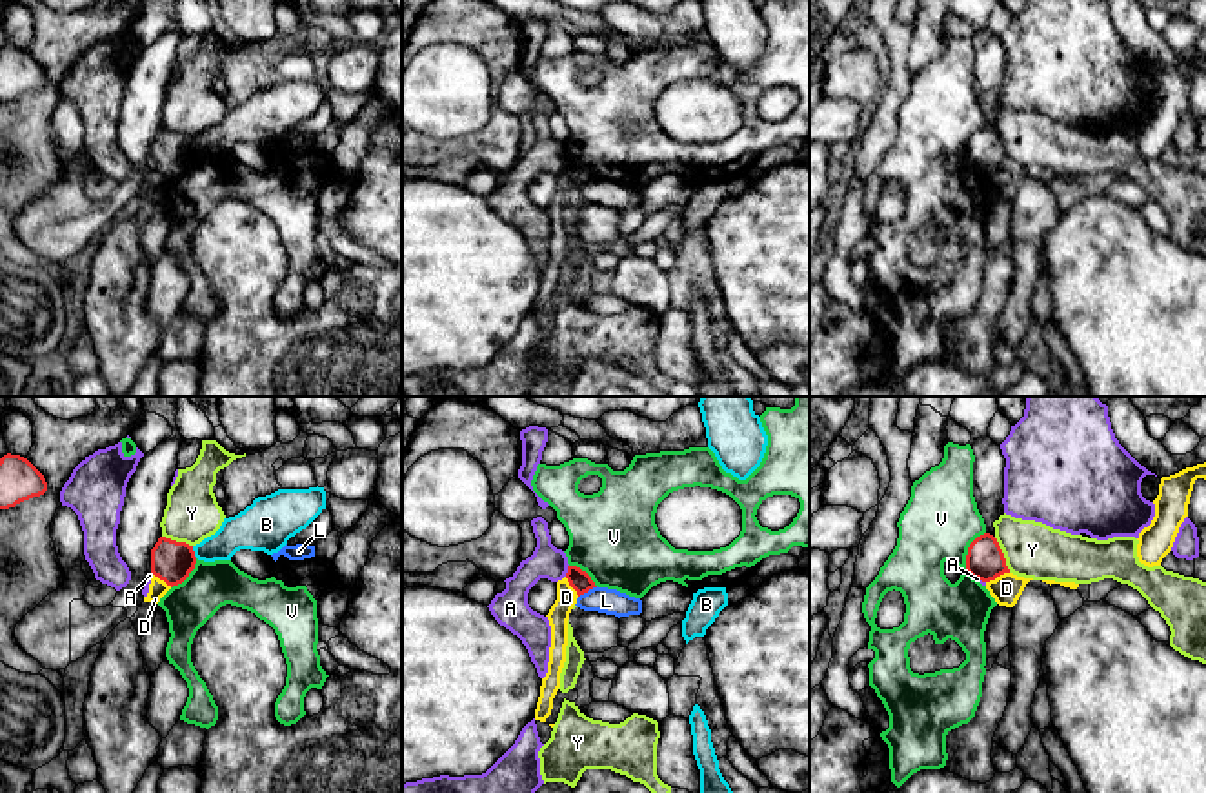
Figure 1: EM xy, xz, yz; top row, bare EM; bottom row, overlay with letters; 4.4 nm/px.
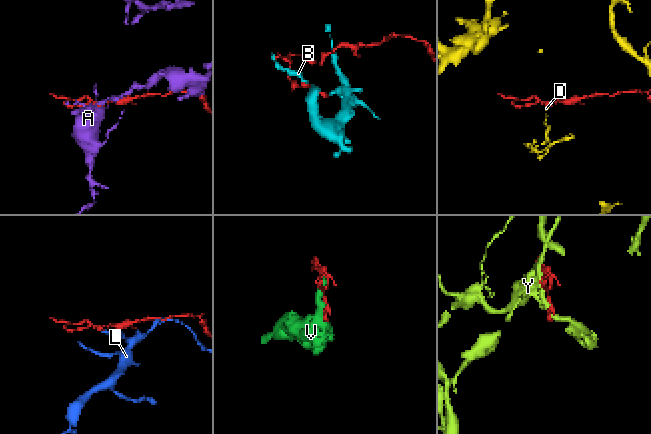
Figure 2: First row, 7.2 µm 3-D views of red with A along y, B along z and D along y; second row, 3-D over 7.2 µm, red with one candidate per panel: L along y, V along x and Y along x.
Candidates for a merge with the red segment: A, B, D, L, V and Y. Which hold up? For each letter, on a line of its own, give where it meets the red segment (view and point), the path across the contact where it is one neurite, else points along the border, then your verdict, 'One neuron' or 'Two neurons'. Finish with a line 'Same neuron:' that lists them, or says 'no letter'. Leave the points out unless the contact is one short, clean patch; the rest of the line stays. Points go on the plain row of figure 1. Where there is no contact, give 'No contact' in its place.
A: Touches red at xz (568, 162). Two neurons
B: Touches red at xy (193, 144). Boundary: xy (191, 139), (197, 150). Two neurons
D: Touches red at yz (997, 168). Boundary: yz (1008, 164), (986, 175). Two neurons
L: Touches red at xz (588, 182). Boundary: xz (597, 179), (579, 190). Two neurons
V: Touches red at yz (966, 148). Two neurons
Y: Touches red at yz (1003, 148). Two neurons
Same neuron: no letter

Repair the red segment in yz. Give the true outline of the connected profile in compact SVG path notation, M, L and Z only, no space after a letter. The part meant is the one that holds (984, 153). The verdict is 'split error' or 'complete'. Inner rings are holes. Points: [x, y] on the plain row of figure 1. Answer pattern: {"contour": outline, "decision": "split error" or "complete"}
{"contour": "M984 125L970 136L966 164L982 175L990 175L1010 166L1004 146L993 127Z", "decision": "complete"}

